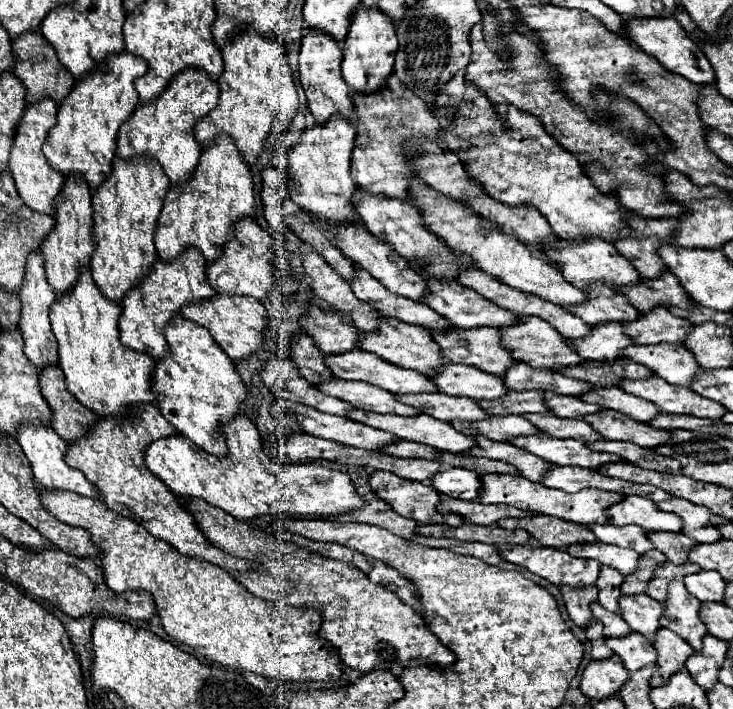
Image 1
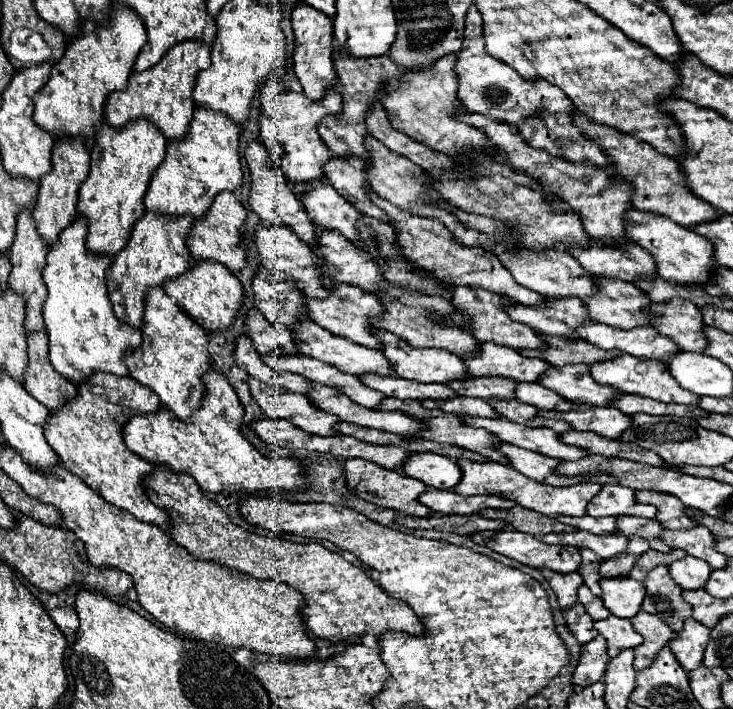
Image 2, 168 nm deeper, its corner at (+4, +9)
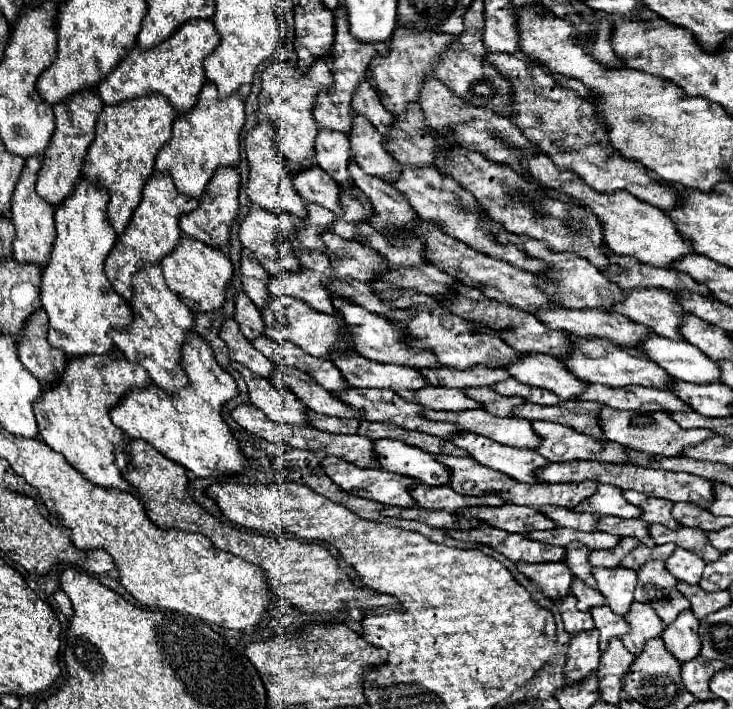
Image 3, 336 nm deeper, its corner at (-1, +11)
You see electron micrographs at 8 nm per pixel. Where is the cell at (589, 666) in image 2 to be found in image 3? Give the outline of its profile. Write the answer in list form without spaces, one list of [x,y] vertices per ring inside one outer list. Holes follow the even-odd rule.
[[[596,628],[592,632],[572,636],[568,648],[568,662],[564,666],[564,674],[570,682],[580,682],[588,674],[596,674],[602,654],[598,648],[598,636],[600,632],[596,632]]]

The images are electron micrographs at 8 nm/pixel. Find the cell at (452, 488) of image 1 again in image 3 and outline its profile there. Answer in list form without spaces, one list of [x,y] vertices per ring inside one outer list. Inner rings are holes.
[[[376,440],[374,452],[378,456],[380,468],[386,468],[388,472],[418,478],[428,486],[446,486],[450,480],[448,468],[440,464],[436,456],[420,448],[412,448],[404,442]]]

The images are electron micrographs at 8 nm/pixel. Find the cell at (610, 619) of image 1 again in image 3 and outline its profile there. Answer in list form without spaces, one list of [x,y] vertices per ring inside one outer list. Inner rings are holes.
[[[574,580],[572,582],[572,594],[578,598],[578,608],[584,610],[584,612],[590,610],[590,608],[606,604],[604,596],[598,590],[594,590],[594,588],[588,588],[582,580]]]

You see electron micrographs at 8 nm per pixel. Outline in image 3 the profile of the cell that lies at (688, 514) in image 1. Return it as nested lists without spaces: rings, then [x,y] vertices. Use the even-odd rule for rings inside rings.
[[[626,490],[624,492],[624,498],[634,504],[634,506],[640,506],[644,510],[642,514],[642,520],[650,522],[650,524],[664,524],[666,528],[680,528],[680,524],[676,524],[676,518],[672,516],[672,502],[670,500],[660,500],[660,498],[650,498],[650,496],[644,496],[640,492],[632,492],[632,490]]]

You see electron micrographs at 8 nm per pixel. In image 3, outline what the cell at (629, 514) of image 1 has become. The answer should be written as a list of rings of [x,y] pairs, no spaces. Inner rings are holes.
[[[600,484],[598,490],[576,506],[578,512],[592,512],[598,516],[620,516],[620,518],[640,518],[640,508],[628,504],[624,500],[624,494],[620,488],[614,488],[612,484]]]

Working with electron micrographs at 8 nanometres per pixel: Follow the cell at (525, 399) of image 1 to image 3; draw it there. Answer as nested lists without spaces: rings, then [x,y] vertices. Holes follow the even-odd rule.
[[[436,368],[436,370],[420,370],[432,386],[444,386],[444,388],[478,388],[478,386],[494,386],[502,380],[508,380],[510,374],[504,368],[468,368],[468,370],[456,370],[456,368]]]

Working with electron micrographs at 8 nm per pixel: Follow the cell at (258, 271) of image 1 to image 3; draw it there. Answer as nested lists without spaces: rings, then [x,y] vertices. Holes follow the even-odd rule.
[[[220,168],[216,170],[216,174],[212,176],[204,198],[200,200],[198,210],[180,216],[180,230],[184,236],[188,238],[196,238],[200,242],[204,242],[206,246],[214,246],[218,250],[226,250],[230,244],[230,232],[228,228],[234,224],[234,220],[238,218],[238,188],[240,188],[240,176],[234,168]]]

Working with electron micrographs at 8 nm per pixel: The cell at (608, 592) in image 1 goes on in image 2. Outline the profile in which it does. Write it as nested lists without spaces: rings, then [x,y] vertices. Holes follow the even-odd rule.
[[[579,550],[579,554],[581,554],[581,566],[579,566],[579,574],[581,574],[581,578],[583,578],[583,582],[585,582],[585,586],[595,594],[595,596],[601,596],[601,586],[599,586],[599,558],[597,558],[597,554],[593,554],[591,550]]]

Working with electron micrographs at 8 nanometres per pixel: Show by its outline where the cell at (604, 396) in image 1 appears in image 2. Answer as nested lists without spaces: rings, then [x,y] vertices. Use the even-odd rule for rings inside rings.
[[[579,364],[579,366],[563,366],[563,368],[547,368],[547,372],[543,372],[537,382],[553,392],[557,392],[559,396],[563,396],[569,402],[577,402],[577,404],[595,404],[595,406],[607,406],[617,390],[613,390],[611,386],[599,386],[591,374],[589,368]]]

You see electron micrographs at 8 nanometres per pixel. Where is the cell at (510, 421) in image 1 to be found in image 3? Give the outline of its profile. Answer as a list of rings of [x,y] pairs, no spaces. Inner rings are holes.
[[[428,386],[420,388],[416,392],[418,404],[424,408],[432,410],[470,410],[470,408],[480,408],[472,398],[464,396],[462,390],[452,390],[452,388],[440,388],[440,386]]]

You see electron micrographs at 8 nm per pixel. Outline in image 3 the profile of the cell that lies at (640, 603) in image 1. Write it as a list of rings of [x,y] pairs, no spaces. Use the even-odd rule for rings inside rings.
[[[592,568],[592,574],[612,612],[624,616],[634,602],[638,574],[628,568]]]

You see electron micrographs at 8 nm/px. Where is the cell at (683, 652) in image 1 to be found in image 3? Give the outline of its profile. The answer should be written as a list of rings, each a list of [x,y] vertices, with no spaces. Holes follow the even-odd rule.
[[[632,604],[630,612],[624,616],[626,622],[632,626],[630,634],[622,636],[622,642],[624,646],[634,654],[638,656],[642,650],[644,650],[644,644],[652,638],[658,638],[662,632],[664,632],[664,622],[656,616],[656,612],[646,606],[646,604]]]

